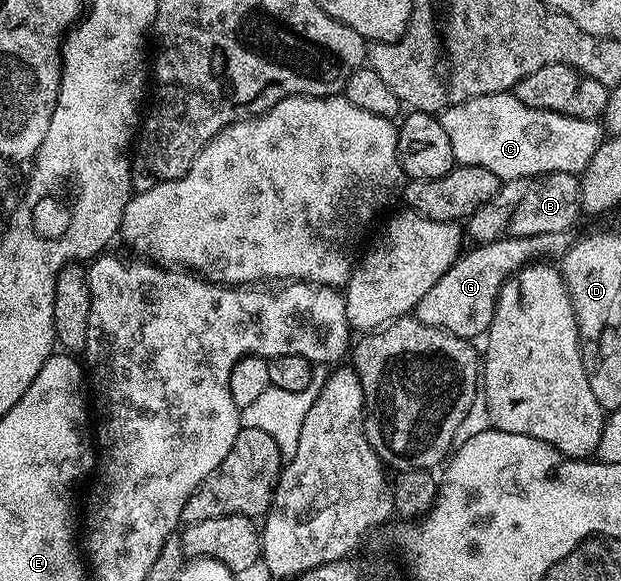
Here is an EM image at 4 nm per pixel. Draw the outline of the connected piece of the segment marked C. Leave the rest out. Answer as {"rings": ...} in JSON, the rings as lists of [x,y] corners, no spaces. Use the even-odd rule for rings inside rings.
{"rings":[[[510,91],[480,95],[443,109],[440,120],[448,135],[448,143],[452,143],[452,155],[458,165],[484,167],[502,181],[511,181],[517,177],[534,179],[548,173],[581,175],[604,140],[603,126],[597,120],[585,121],[547,109],[528,107]]]}

